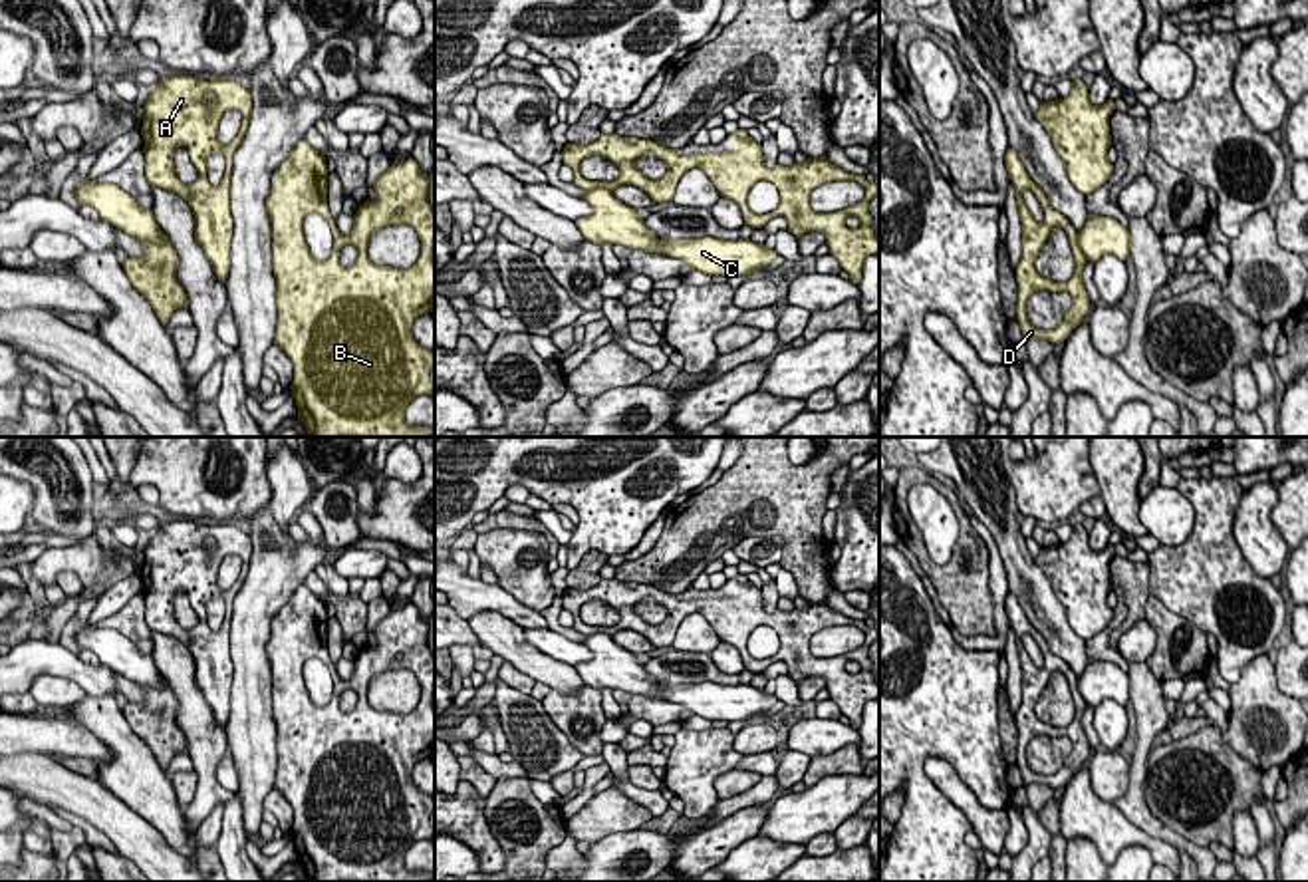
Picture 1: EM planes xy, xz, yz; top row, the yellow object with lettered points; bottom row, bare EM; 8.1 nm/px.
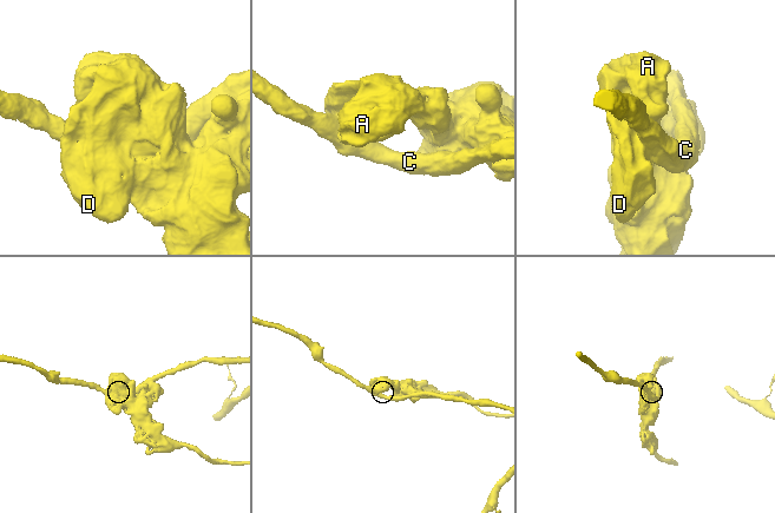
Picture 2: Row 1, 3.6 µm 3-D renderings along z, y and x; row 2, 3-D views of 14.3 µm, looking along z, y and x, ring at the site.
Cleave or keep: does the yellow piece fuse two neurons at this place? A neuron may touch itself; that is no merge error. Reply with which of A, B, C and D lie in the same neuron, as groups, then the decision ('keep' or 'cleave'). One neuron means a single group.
groups A B D / C; cleave

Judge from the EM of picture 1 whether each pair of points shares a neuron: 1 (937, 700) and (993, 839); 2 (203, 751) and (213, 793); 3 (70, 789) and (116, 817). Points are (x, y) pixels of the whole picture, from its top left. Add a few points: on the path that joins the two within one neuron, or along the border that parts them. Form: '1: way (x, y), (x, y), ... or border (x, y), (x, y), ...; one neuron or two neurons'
1: border (949, 763), (985, 807), (1005, 809); two neurons
2: way (205, 761), (207, 783); one neuron
3: way (82, 795), (104, 811); one neuron

